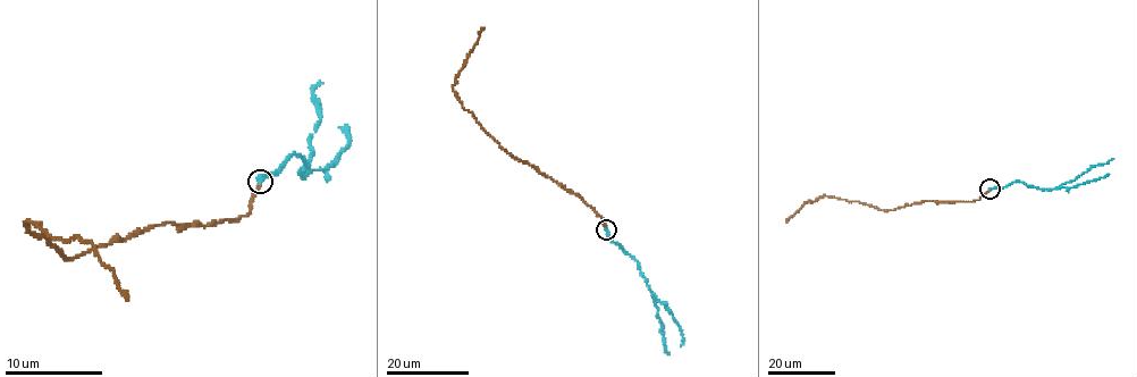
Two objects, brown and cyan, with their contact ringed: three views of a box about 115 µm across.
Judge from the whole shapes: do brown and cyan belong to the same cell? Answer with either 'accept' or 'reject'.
accept

